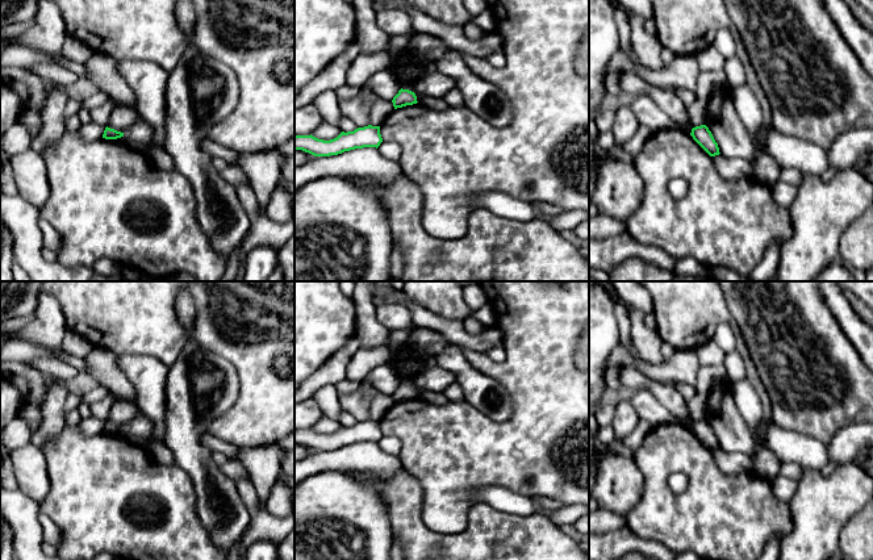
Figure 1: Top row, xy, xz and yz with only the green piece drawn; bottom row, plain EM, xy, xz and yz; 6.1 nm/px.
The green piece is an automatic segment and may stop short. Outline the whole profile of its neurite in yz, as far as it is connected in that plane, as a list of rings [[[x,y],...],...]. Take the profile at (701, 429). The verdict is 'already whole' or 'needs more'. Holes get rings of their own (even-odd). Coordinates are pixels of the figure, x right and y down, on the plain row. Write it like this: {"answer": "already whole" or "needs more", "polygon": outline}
{"answer": "already whole", "polygon": [[[706,419],[693,422],[690,430],[710,451],[720,448],[718,438]]]}

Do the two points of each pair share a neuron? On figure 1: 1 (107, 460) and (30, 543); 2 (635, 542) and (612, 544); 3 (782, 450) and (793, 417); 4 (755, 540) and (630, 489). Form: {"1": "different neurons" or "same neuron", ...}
{"1": "different neurons", "2": "same neuron", "3": "different neurons", "4": "different neurons"}

